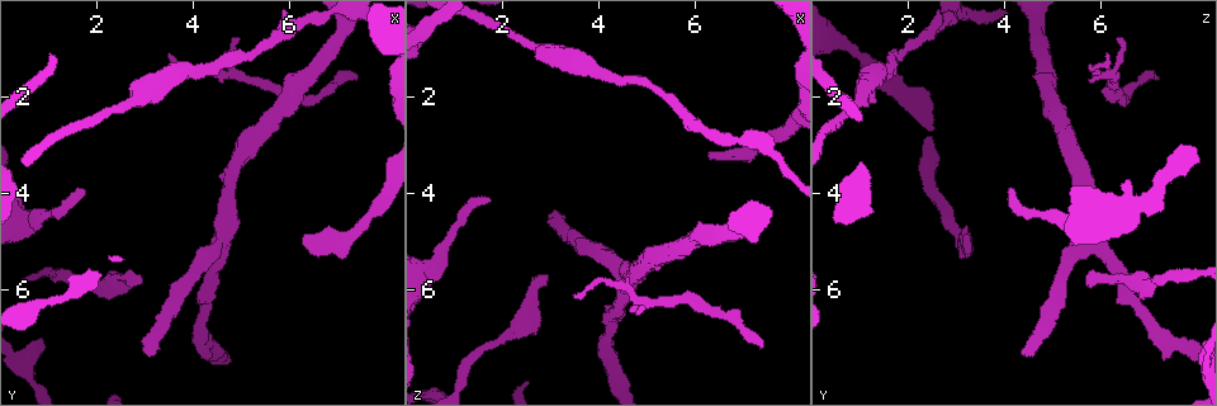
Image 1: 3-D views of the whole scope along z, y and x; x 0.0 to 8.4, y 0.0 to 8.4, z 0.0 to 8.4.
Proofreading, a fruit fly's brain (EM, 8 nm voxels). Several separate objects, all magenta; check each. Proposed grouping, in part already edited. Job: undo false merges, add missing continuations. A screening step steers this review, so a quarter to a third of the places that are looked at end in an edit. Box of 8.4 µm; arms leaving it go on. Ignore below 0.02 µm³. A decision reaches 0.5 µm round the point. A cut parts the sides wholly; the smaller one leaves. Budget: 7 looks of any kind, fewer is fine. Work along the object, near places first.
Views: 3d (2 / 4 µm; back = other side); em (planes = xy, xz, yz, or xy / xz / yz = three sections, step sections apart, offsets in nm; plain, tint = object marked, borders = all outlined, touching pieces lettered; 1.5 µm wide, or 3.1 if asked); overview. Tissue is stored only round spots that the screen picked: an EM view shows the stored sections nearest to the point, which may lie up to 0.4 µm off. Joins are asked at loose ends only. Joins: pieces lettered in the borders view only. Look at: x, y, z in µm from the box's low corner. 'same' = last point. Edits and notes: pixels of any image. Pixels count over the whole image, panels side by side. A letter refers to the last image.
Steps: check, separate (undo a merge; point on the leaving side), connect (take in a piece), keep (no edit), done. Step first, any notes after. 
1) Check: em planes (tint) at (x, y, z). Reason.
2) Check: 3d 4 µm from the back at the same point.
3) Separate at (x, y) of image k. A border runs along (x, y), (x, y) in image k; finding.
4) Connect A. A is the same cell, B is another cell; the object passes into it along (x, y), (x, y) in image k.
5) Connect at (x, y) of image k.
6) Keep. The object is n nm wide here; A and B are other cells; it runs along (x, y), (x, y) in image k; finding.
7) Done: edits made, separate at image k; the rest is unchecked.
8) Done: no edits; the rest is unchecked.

Check: em planes (borders) at (6.25, 4.90, 3.15). Branch stops here.

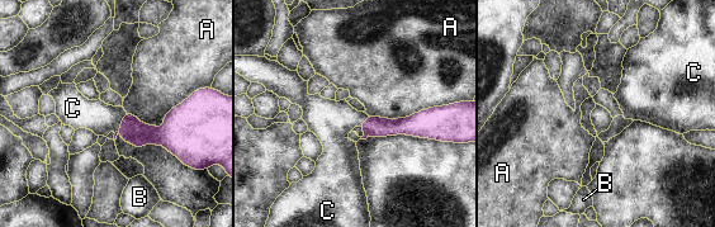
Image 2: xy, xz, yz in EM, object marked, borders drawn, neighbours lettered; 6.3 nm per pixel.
Connect at (96, 116) of image 2. C is the same cell, A and B are other cells; the object passes into it along (132, 129), (122, 123), (96, 116) in image 2; it goes on there.

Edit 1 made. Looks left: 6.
Check: overview.

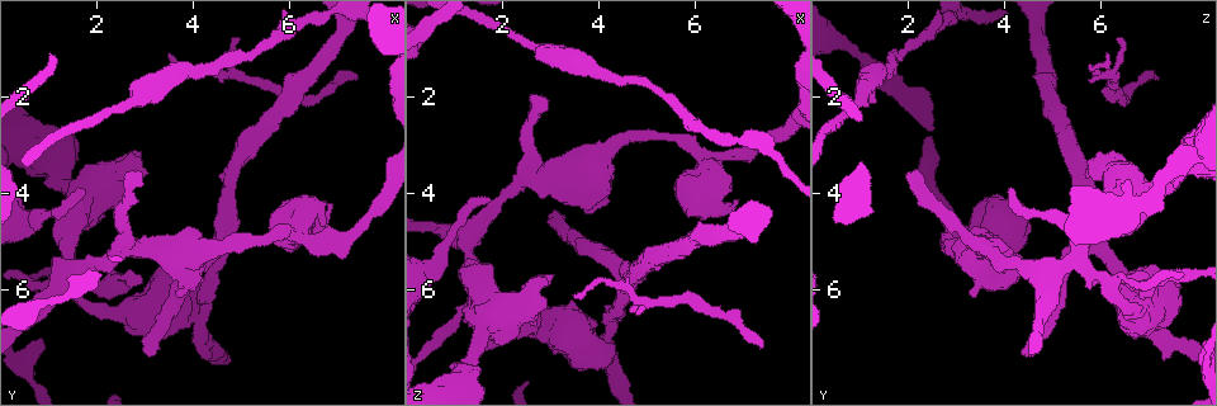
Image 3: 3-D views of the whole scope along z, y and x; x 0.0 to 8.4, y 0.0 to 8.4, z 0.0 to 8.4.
Check: em yz step 4 (borders) at (3.15, 7.35, 4.30). Free end.

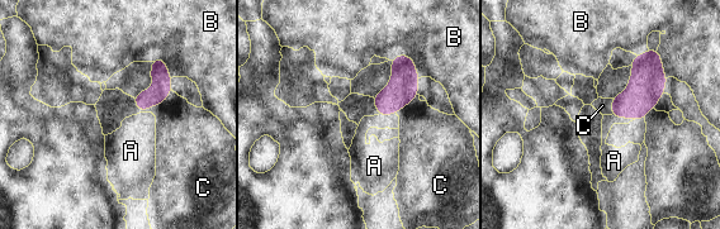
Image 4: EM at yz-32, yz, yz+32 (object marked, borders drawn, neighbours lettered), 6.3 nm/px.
Connect at (625, 156) of image 4. A is the same cell, B and C are other cells; the neuron continues.

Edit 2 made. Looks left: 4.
Check: overview. See it whole again.

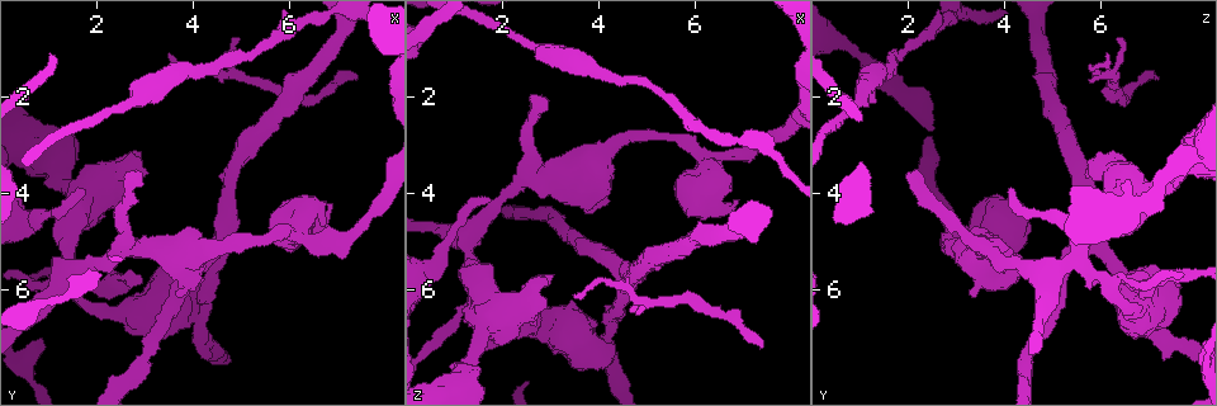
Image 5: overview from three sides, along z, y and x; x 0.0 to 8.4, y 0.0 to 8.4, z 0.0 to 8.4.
Check: em xy step 4 (borders) at (2.90, 1.90, 1.10). Thick turns thin.

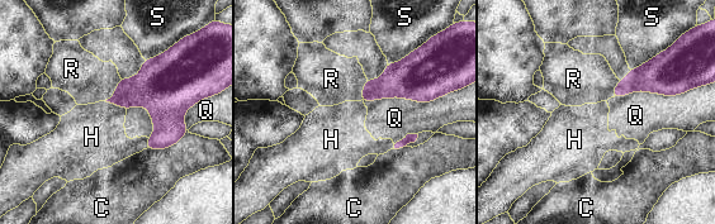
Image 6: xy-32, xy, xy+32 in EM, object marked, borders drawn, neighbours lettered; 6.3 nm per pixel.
Keep. The longest contact is with Q, 460 nm; C, H, Q, R and S are other cells; a border runs along (105, 100), (121, 105), (126, 110) in image 6; all the same neuron.

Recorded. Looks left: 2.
Done: edits made, connect at image 2, connect at image 4; the rest is unchecked.

